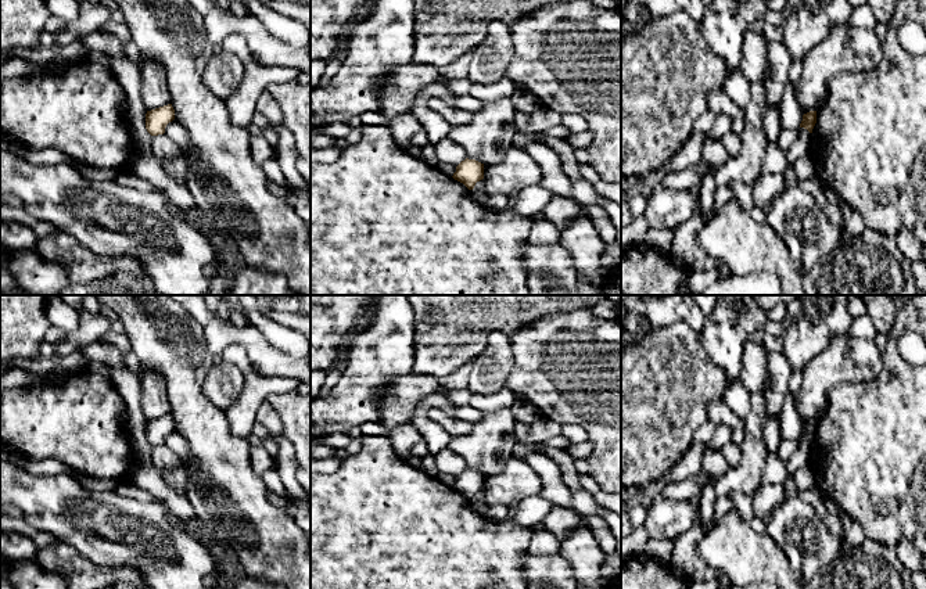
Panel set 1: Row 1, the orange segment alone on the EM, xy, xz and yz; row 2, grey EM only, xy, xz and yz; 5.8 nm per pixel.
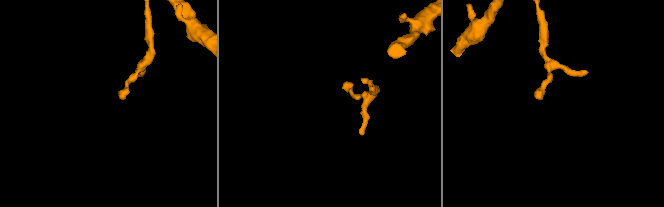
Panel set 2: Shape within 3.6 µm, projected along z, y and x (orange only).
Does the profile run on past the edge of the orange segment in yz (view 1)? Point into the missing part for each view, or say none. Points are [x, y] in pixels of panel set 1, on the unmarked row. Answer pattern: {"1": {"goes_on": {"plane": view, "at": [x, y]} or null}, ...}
{"1": {"goes_on": null}}

